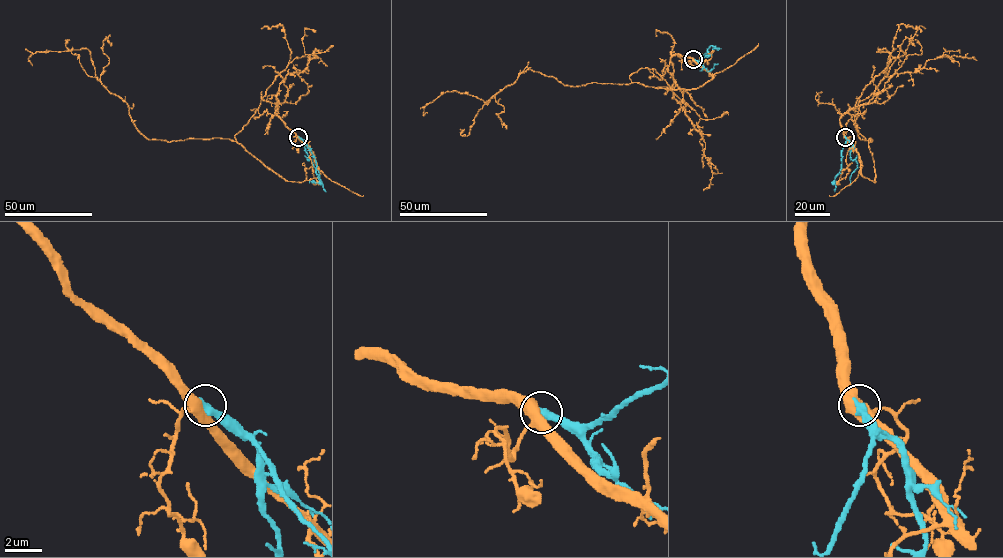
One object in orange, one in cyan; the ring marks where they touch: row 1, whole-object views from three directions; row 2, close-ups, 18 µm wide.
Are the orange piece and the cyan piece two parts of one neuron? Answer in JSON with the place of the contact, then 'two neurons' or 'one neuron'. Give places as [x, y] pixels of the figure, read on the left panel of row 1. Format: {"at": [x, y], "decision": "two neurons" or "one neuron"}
{"at": [298, 137], "decision": "two neurons"}

